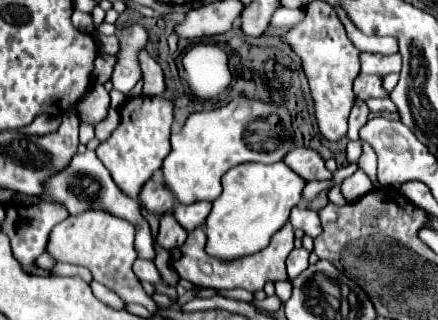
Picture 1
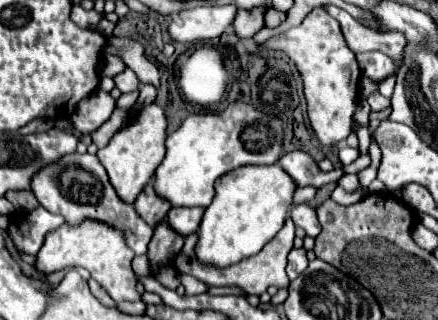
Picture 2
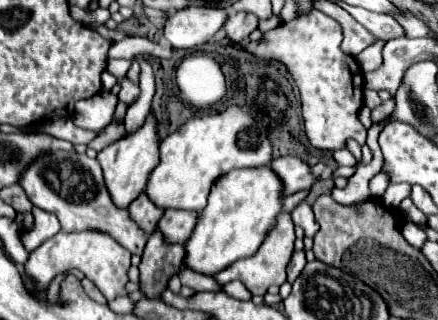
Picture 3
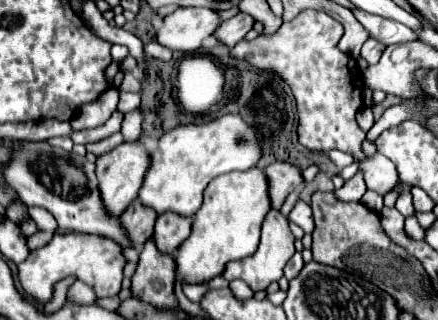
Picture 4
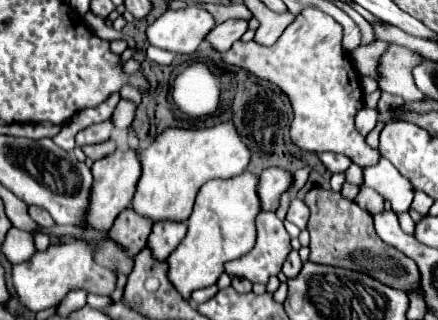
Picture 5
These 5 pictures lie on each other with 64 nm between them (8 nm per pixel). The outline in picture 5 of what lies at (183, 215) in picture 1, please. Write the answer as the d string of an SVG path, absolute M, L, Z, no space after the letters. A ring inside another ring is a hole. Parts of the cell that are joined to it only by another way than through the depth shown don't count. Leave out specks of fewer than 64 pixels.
M156 222L148 236L148 248L152 248L152 256L156 256L156 260L166 260L184 236L184 222Z

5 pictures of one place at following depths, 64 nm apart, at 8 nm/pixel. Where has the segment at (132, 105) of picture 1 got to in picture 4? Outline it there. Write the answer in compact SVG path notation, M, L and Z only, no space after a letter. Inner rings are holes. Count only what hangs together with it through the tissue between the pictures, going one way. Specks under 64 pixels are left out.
M122 142L120 146L116 146L114 150L98 156L96 160L96 176L100 182L100 198L104 204L104 210L108 212L108 216L118 218L124 208L128 208L128 204L138 196L138 190L142 186L142 178L148 170L150 158L148 152L140 146L140 142Z

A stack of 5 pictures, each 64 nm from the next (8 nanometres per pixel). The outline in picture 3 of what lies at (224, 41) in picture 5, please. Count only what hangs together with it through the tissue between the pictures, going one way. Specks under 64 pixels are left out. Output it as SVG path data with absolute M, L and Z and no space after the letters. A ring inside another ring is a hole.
M230 12L224 24L224 32L232 44L240 44L244 38L248 38L250 32L256 30L256 26L258 26L256 16L246 12Z

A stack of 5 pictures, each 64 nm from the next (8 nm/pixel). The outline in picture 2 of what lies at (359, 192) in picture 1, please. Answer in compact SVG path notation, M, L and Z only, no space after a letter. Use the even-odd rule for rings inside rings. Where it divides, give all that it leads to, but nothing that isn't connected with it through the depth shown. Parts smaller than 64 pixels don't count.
M345 174L338 180L337 184L348 192L354 192L360 188L357 174Z

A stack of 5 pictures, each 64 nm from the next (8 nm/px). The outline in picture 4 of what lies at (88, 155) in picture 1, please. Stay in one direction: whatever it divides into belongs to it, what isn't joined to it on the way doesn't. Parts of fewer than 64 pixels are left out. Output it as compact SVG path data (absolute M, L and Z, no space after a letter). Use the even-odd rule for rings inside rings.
M6 140L6 144L2 144L2 146L10 154L8 162L2 166L4 184L14 188L14 192L26 206L46 208L56 218L56 222L62 230L104 234L104 236L110 236L112 240L116 240L118 244L130 246L130 242L120 226L120 220L106 216L102 202L100 202L94 164L90 164L84 156L50 146L48 142Z

